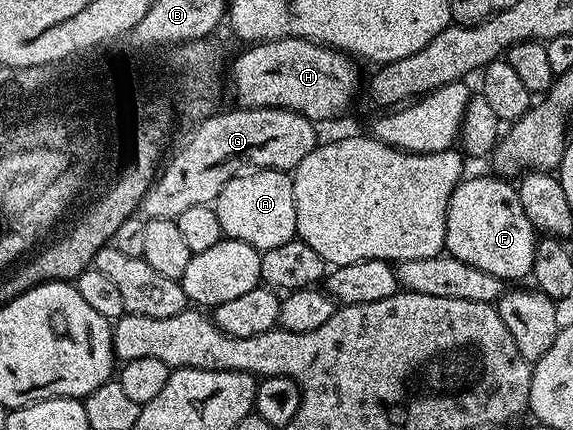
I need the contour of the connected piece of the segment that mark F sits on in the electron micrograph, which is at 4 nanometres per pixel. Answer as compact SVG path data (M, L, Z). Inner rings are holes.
M476 175L461 179L446 209L444 245L447 254L482 269L482 273L494 273L494 277L505 281L527 280L532 274L538 232L526 217L526 209L522 209L516 187L508 184L511 182L507 178L499 178Z

